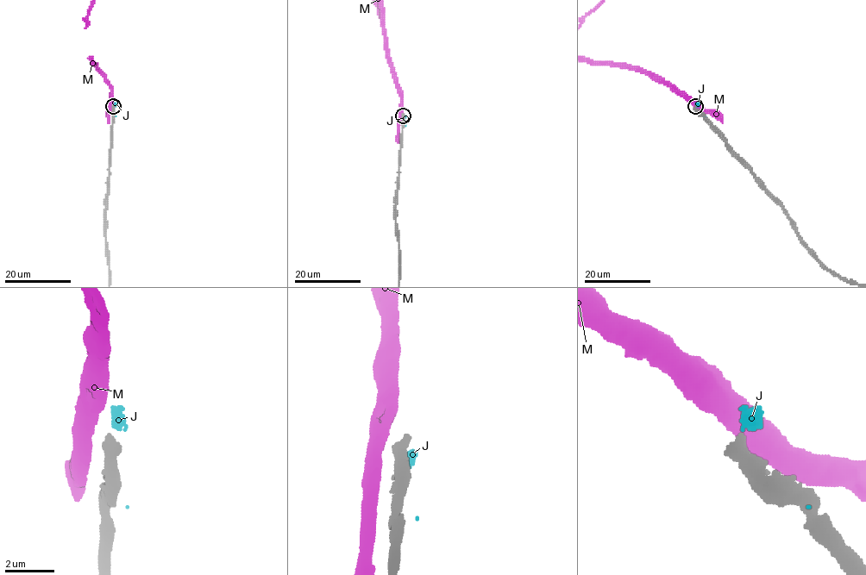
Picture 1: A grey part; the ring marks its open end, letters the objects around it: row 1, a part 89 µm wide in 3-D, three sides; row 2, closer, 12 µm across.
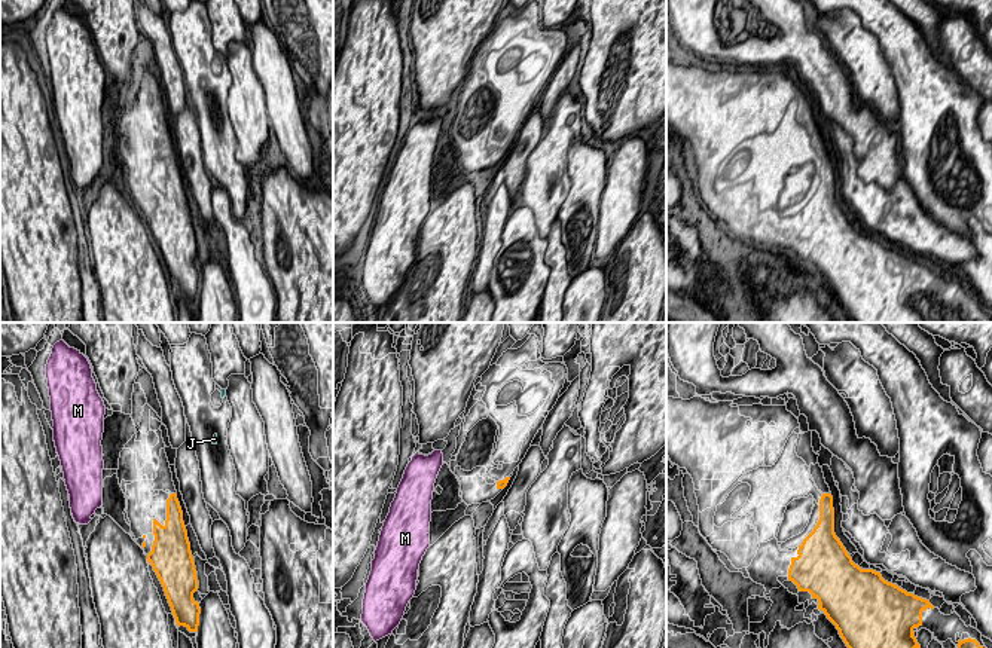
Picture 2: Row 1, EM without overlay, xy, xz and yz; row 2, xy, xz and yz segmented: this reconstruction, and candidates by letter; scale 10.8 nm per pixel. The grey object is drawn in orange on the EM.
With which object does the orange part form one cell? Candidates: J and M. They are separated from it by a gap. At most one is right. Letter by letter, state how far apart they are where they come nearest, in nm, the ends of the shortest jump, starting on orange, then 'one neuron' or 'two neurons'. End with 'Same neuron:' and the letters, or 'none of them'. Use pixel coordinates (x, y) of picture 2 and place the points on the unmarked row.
J: 700 nm | xy (176, 161), (213, 110) | two neurons
M: 550 nm | xy (143, 202), (100, 174) | two neurons
Same neuron: none of them

